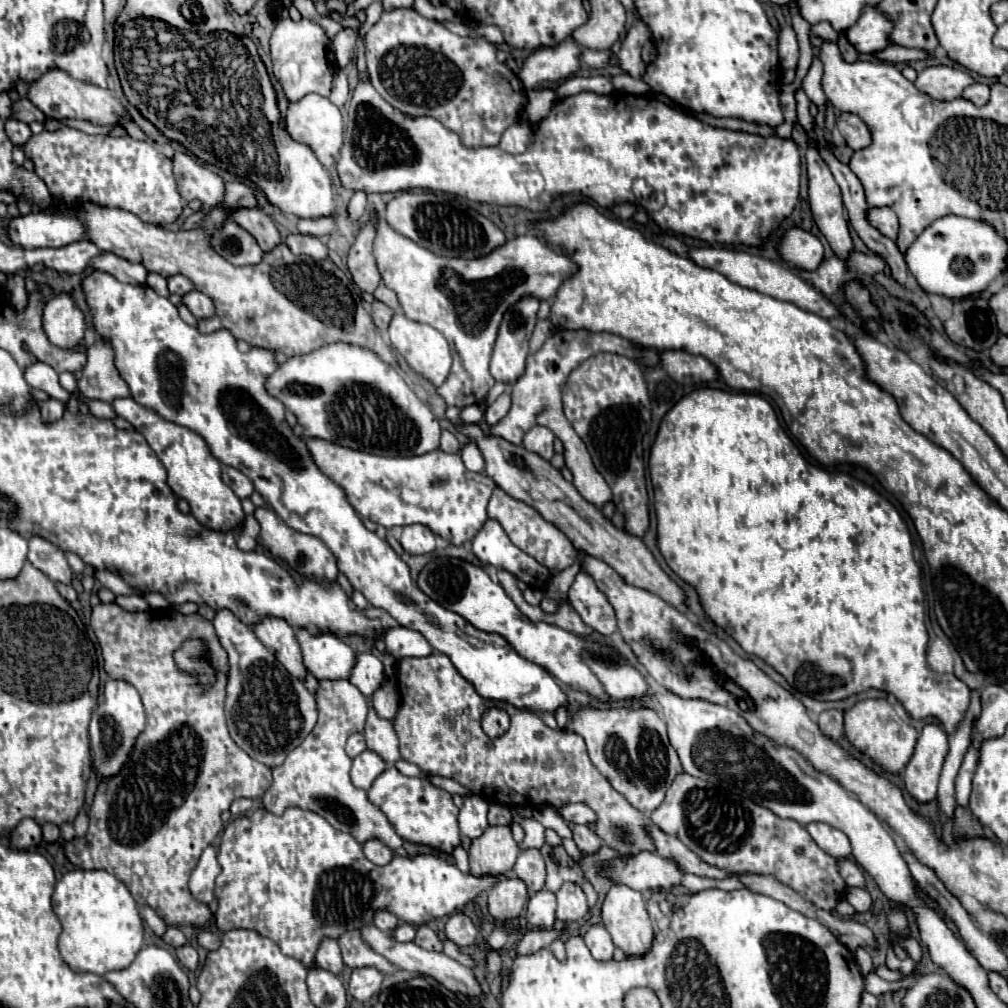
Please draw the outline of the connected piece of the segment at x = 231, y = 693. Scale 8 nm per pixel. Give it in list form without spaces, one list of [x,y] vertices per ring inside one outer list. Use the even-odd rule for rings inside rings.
[[[219,609],[213,623],[223,649],[229,653],[229,683],[225,701],[229,735],[249,757],[269,767],[277,767],[315,727],[315,699],[303,681],[291,677],[275,655],[229,609]],[[291,707],[295,707],[295,711],[291,711]]]

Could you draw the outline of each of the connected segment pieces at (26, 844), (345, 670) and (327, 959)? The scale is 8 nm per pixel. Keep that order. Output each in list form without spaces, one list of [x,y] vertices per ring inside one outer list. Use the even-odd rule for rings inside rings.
[[[23,819],[11,833],[11,847],[13,849],[33,849],[41,843],[41,839],[43,839],[43,833],[37,821]]]
[[[295,627],[295,637],[303,653],[305,667],[317,679],[349,679],[355,663],[355,651],[333,633],[311,635],[303,627]]]
[[[325,937],[317,949],[317,955],[315,955],[315,963],[321,967],[321,969],[327,969],[335,975],[341,973],[343,969],[343,959],[341,959],[341,951],[339,951],[339,945],[335,939],[331,937]]]

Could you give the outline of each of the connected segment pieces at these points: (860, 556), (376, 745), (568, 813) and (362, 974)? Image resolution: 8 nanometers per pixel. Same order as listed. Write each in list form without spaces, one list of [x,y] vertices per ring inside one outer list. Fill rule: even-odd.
[[[695,389],[677,401],[663,417],[657,439],[649,455],[649,473],[655,495],[657,513],[657,543],[667,565],[689,585],[699,591],[705,613],[723,627],[747,653],[765,659],[775,667],[793,689],[801,689],[819,701],[839,701],[853,693],[861,693],[869,687],[885,689],[897,695],[905,711],[913,719],[943,717],[943,725],[957,725],[963,721],[967,705],[971,701],[969,687],[955,675],[937,677],[931,673],[925,657],[927,629],[925,607],[921,589],[921,571],[913,559],[913,545],[907,523],[901,513],[869,485],[853,479],[847,473],[827,471],[807,463],[791,437],[781,429],[777,415],[767,399],[753,393],[733,393],[721,389]]]
[[[369,699],[369,715],[367,715],[363,733],[365,733],[365,739],[367,739],[367,749],[379,753],[385,761],[391,763],[391,753],[397,747],[397,733],[395,733],[391,721],[381,719],[377,715],[371,699]],[[389,735],[395,735],[395,737],[389,737]]]
[[[569,803],[569,805],[561,807],[559,813],[563,815],[565,821],[573,821],[573,823],[591,825],[591,823],[597,821],[597,815],[585,803]]]
[[[375,967],[353,969],[349,979],[349,993],[361,1003],[371,1001],[373,995],[381,991],[381,981],[383,981],[383,975]]]

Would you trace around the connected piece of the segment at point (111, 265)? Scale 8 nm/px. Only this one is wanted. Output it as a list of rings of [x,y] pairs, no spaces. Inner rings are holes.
[[[113,253],[99,255],[99,257],[93,261],[93,269],[111,273],[111,275],[115,275],[119,281],[131,283],[131,285],[145,285],[145,283],[147,283],[147,275],[149,275],[149,271],[147,271],[143,265],[131,263],[131,261],[121,259],[121,257],[113,255]]]

